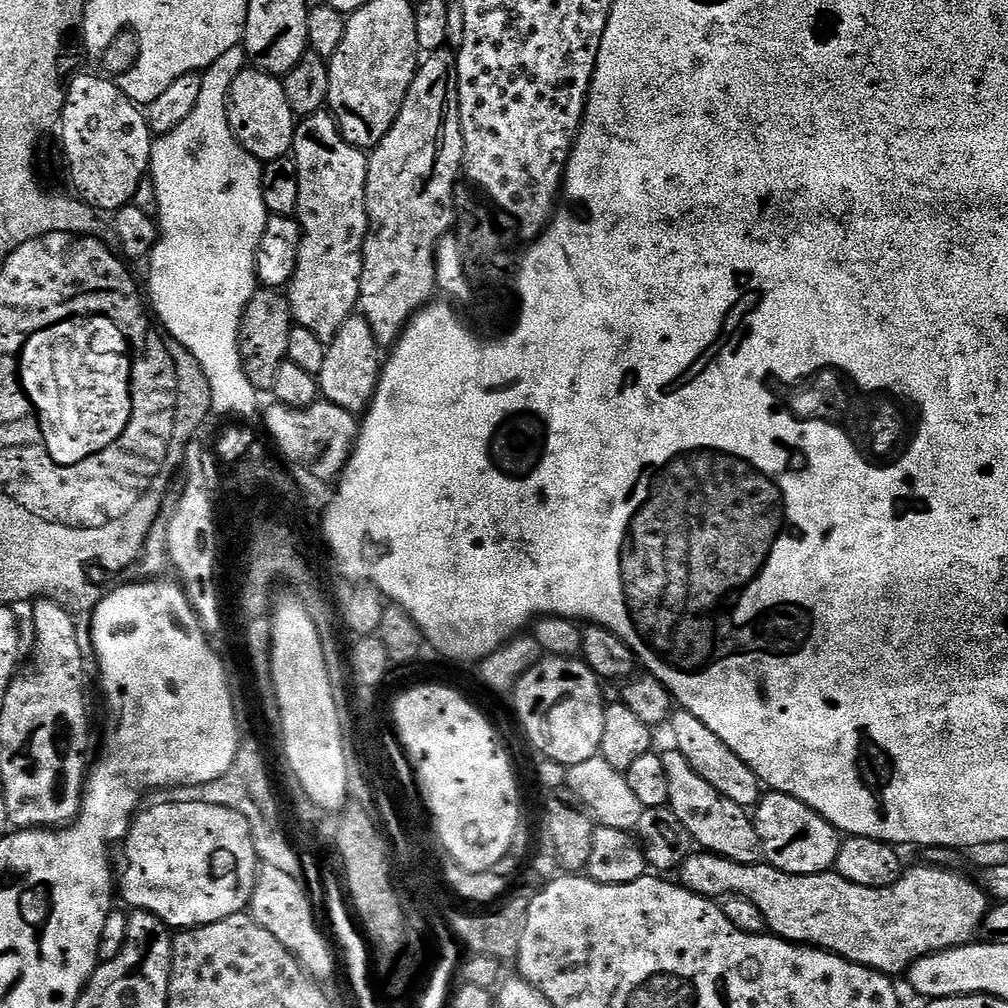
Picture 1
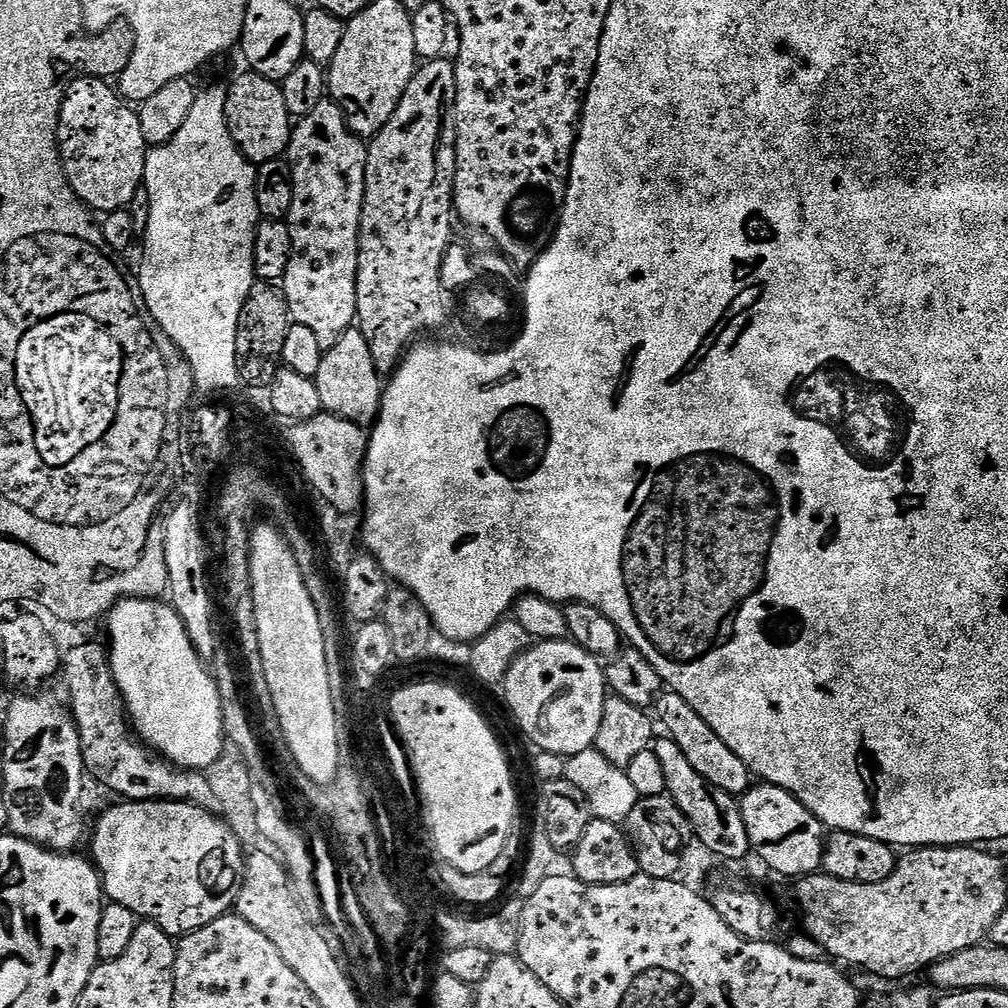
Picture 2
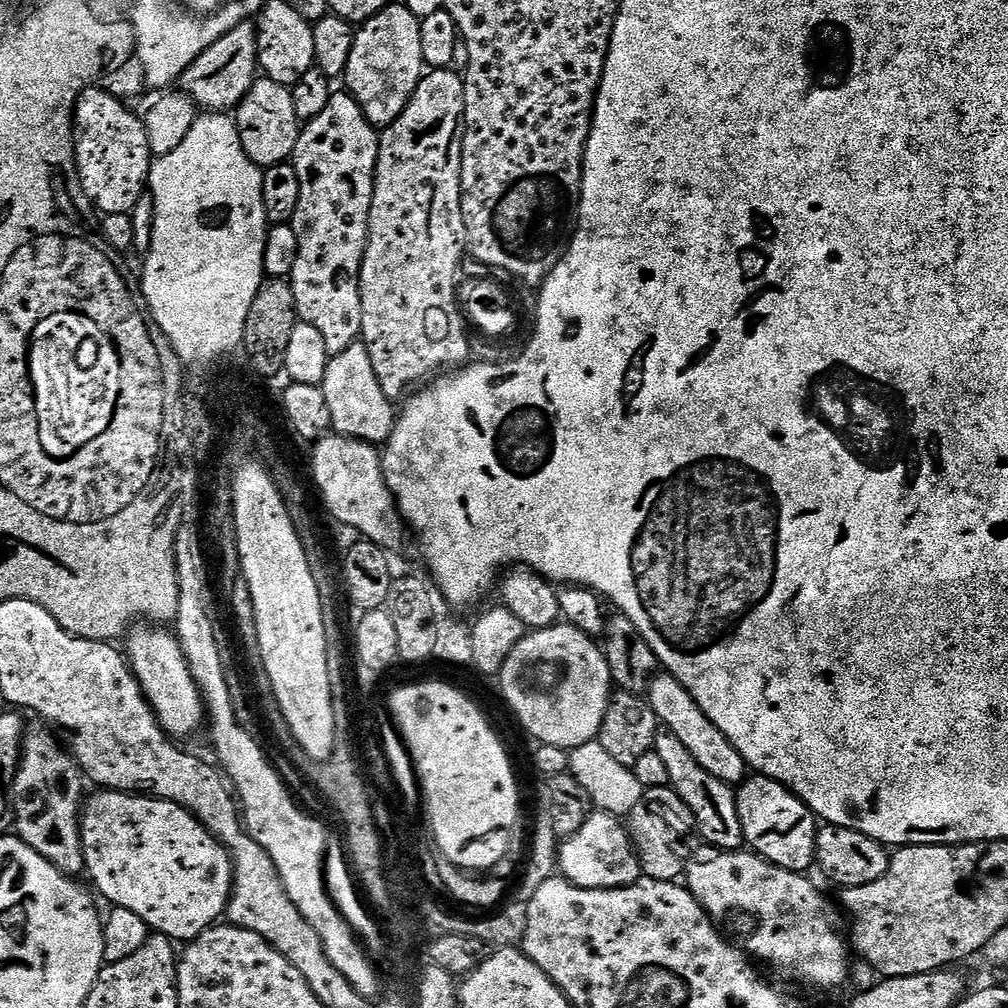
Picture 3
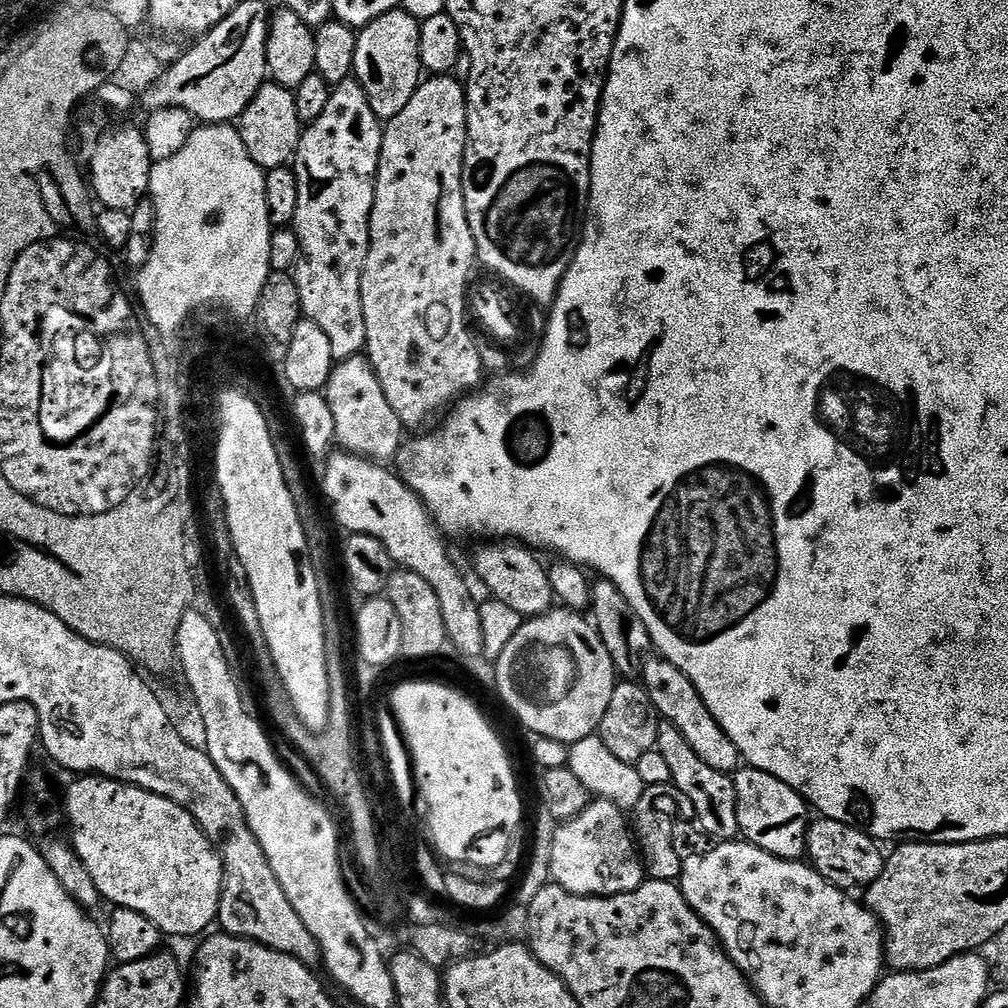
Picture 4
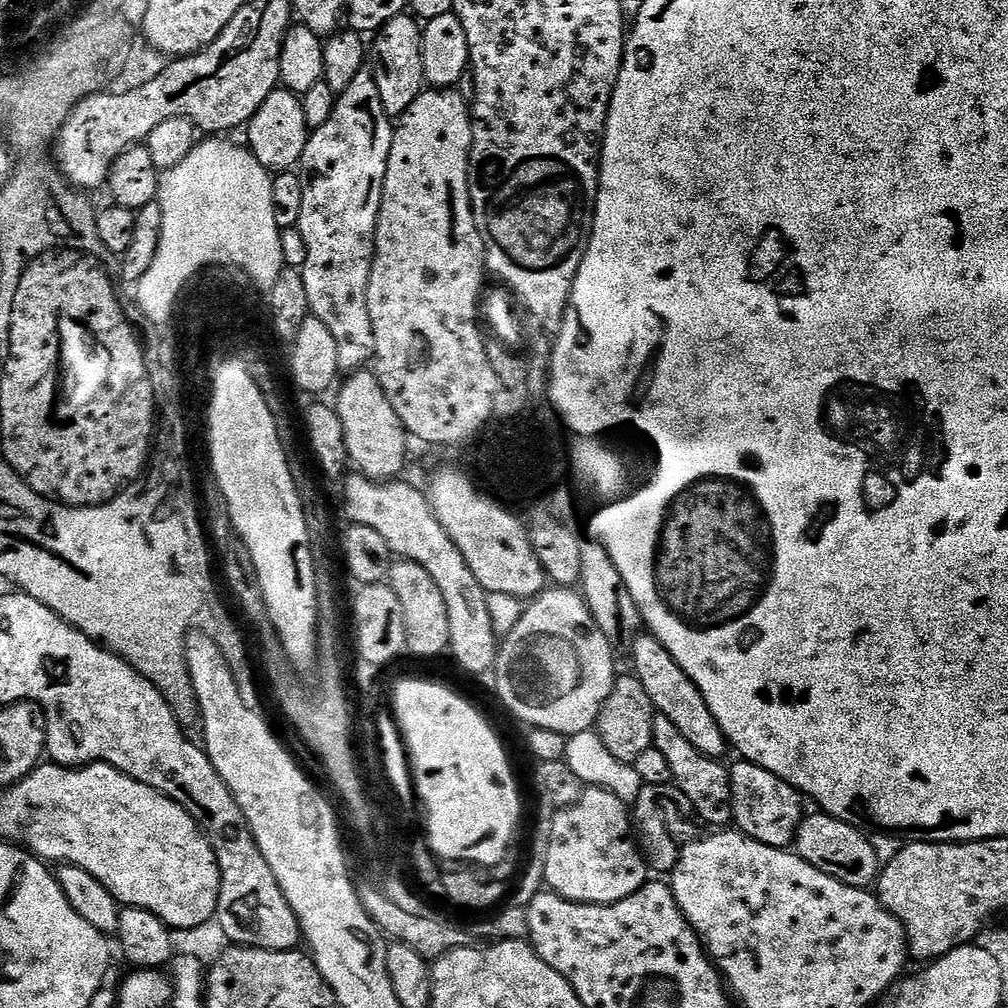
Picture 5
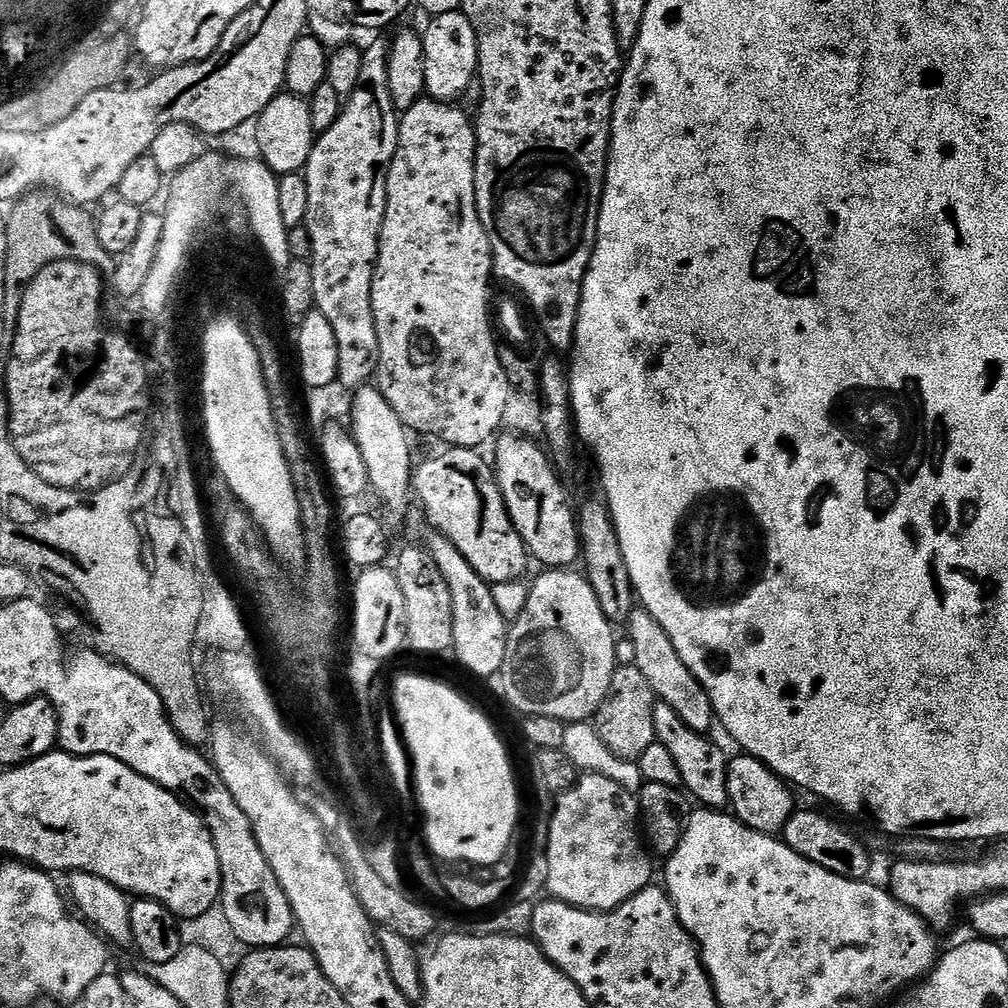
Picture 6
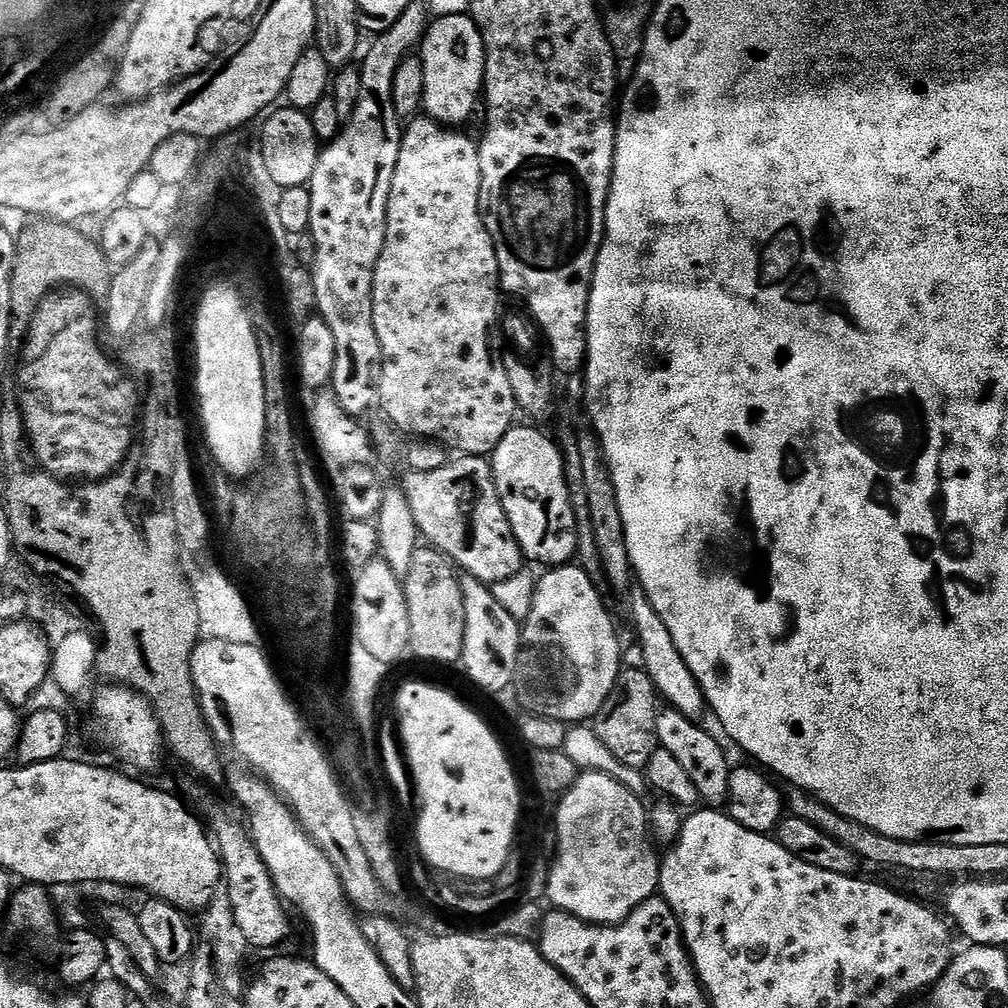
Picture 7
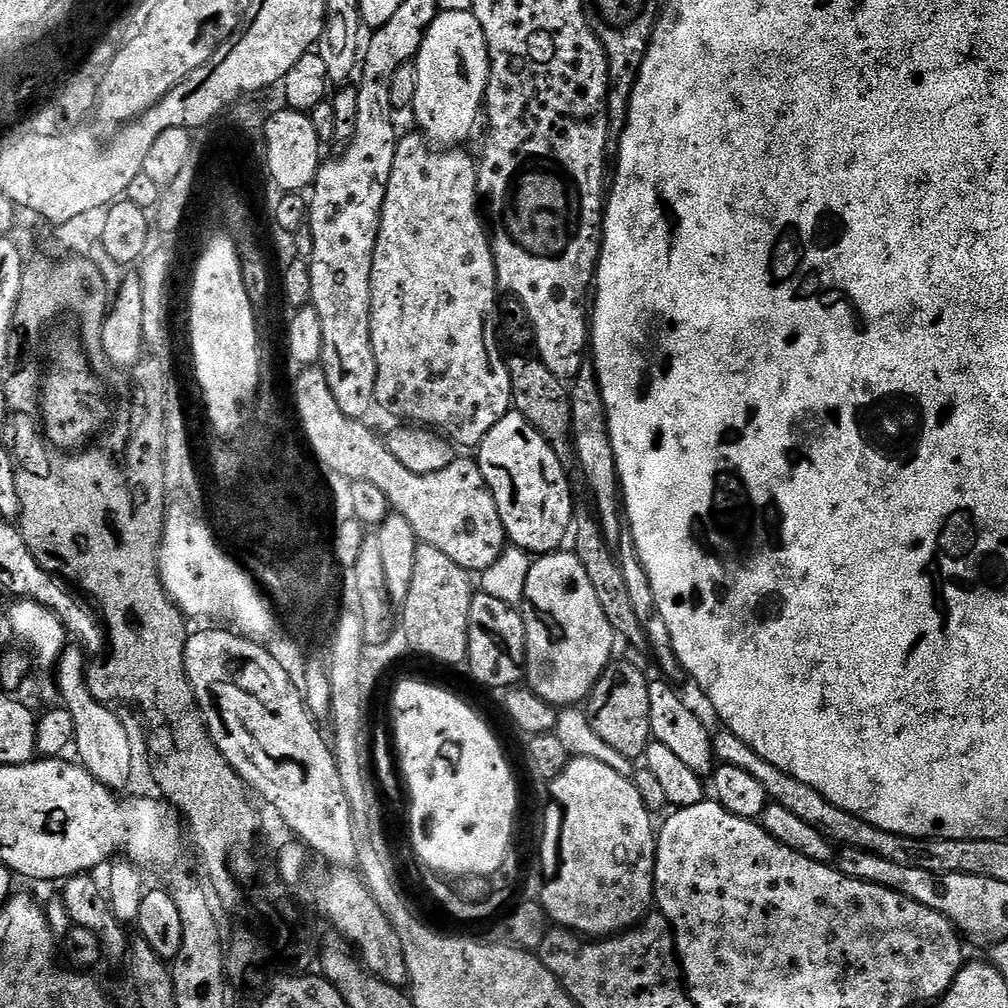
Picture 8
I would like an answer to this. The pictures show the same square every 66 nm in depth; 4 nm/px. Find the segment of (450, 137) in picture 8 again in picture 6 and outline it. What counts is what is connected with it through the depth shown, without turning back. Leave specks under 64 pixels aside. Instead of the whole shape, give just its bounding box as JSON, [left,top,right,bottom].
[422,10,480,102]

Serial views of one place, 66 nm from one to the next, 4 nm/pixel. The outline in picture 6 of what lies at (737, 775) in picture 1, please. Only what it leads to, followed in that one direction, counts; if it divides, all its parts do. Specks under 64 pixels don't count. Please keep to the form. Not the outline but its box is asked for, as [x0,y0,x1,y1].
[626,606,714,733]

